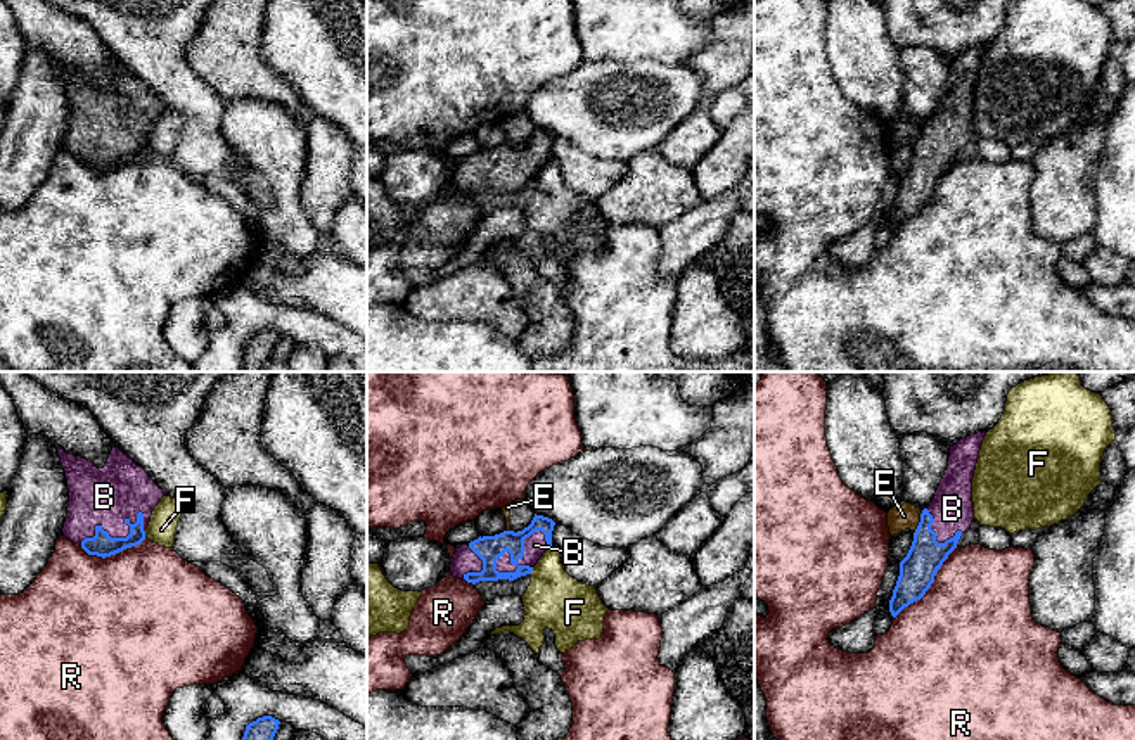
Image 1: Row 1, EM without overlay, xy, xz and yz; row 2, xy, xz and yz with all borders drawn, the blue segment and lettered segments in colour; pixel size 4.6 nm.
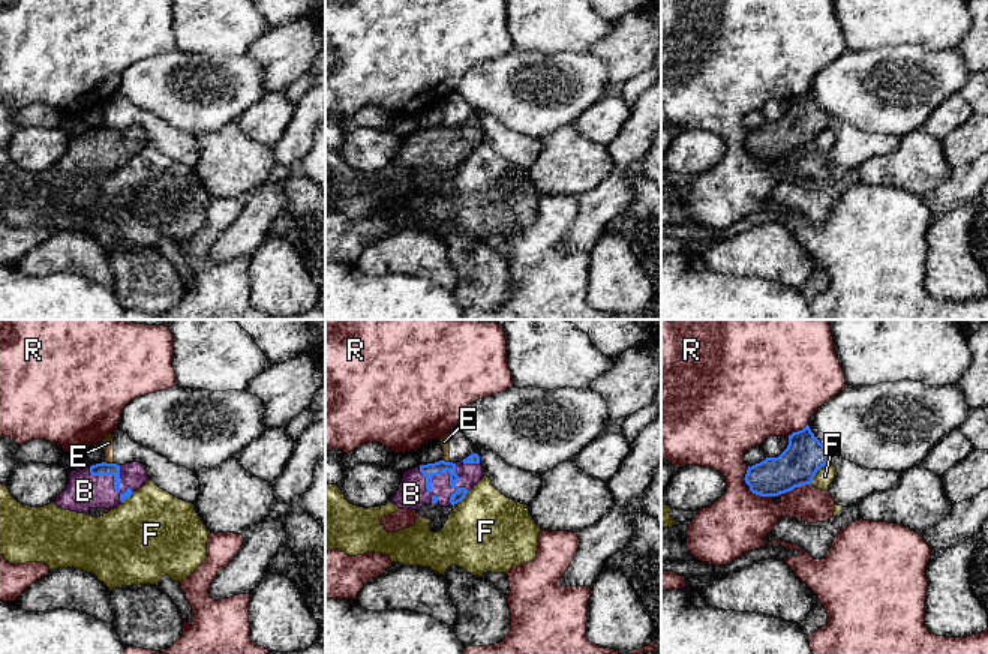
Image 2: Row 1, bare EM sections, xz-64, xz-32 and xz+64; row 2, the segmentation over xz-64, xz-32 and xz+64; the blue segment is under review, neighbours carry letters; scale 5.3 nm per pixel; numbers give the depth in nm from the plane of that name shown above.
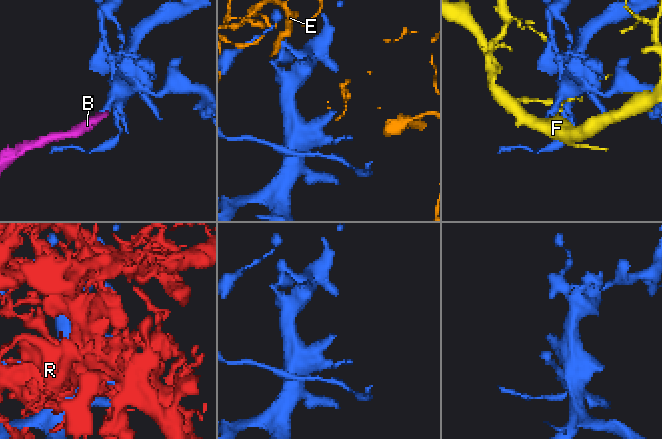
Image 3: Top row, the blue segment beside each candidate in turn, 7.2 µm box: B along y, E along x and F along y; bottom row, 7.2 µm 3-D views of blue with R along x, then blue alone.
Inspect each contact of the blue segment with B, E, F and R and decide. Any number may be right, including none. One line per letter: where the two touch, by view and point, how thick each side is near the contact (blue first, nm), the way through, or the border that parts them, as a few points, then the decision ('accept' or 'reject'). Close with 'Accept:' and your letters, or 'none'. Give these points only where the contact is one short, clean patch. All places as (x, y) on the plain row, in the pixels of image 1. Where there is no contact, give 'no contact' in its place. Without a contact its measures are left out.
B: xz (523, 166) | 120/100 nm | across xz (488, 161), (492, 165), (523, 166), (535, 158) | accept
E: yz (919, 135) | 170/130 nm | reject
F: xy (144, 147) | 110/140 nm | reject
R: yz (931, 196) | 170/500 nm | reject
Accept: B

